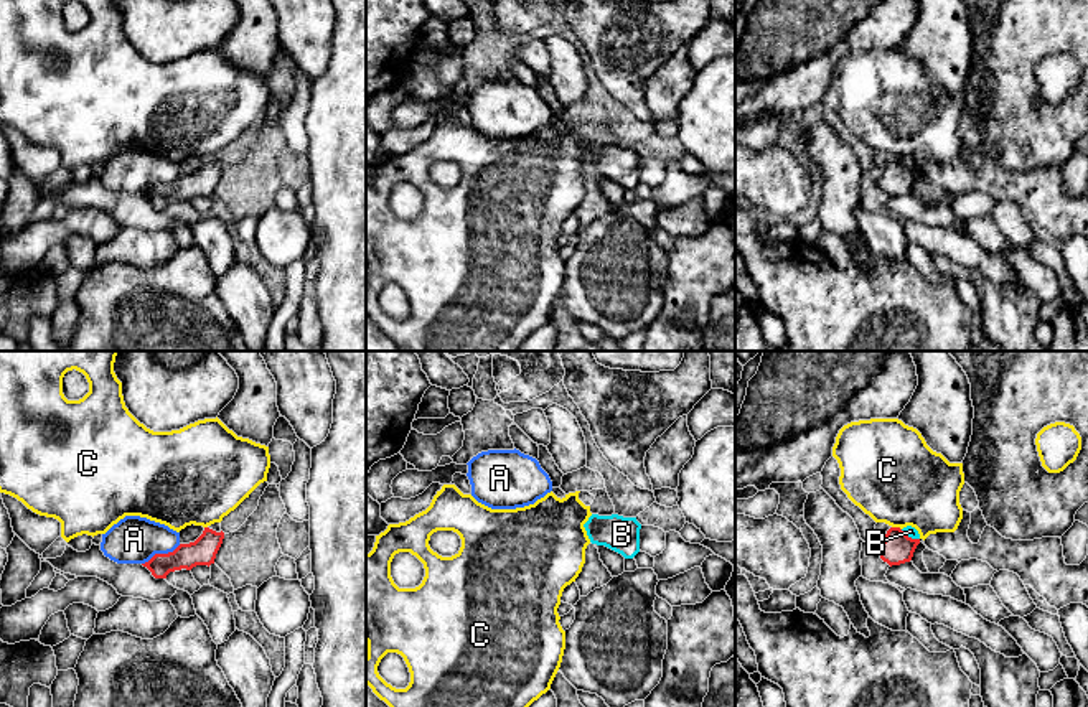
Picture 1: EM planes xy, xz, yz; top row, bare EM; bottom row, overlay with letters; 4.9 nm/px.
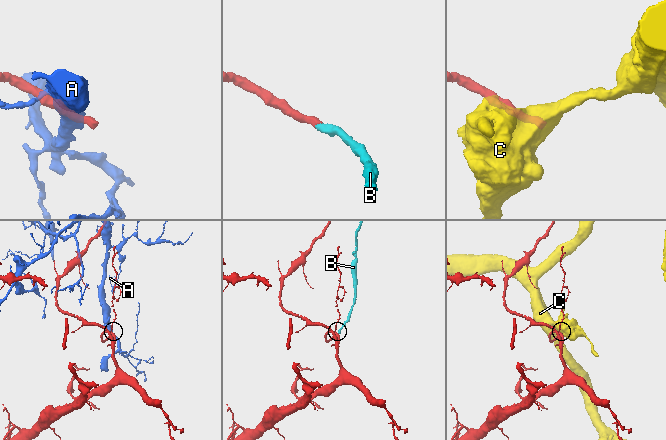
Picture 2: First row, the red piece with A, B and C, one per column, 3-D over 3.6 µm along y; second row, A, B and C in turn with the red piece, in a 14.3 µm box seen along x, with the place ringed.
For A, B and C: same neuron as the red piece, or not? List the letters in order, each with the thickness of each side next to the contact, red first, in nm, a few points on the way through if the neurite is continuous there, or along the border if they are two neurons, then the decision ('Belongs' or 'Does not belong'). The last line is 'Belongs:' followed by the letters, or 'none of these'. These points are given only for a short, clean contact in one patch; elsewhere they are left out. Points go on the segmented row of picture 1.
A: Thickness 130 nm (red) against 240 nm. Does not belong
B: Thickness 160 nm (red) against 50 nm. Path across: yz (897, 547), (910, 538), (910, 531). Belongs
C: Thickness 160 nm (red) against 440 nm. Boundary: yz (892, 526), (900, 529). Does not belong
Belongs: B

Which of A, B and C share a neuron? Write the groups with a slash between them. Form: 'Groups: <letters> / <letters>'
Groups: A / B / C

